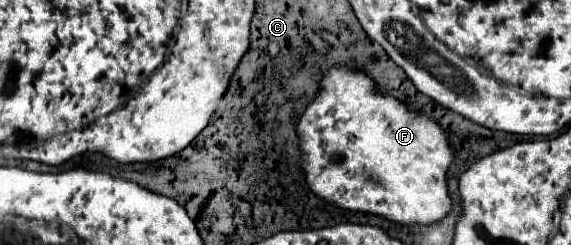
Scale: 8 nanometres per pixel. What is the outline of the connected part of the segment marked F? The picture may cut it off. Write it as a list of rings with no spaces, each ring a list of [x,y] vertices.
[[[342,67],[330,69],[322,85],[324,91],[316,95],[314,103],[308,105],[298,123],[300,149],[304,153],[302,167],[308,187],[328,203],[344,209],[376,213],[394,223],[428,225],[440,221],[452,205],[446,187],[446,171],[454,157],[440,125],[426,115],[412,113],[394,97],[378,95],[374,91],[374,81],[364,73],[354,73]]]

